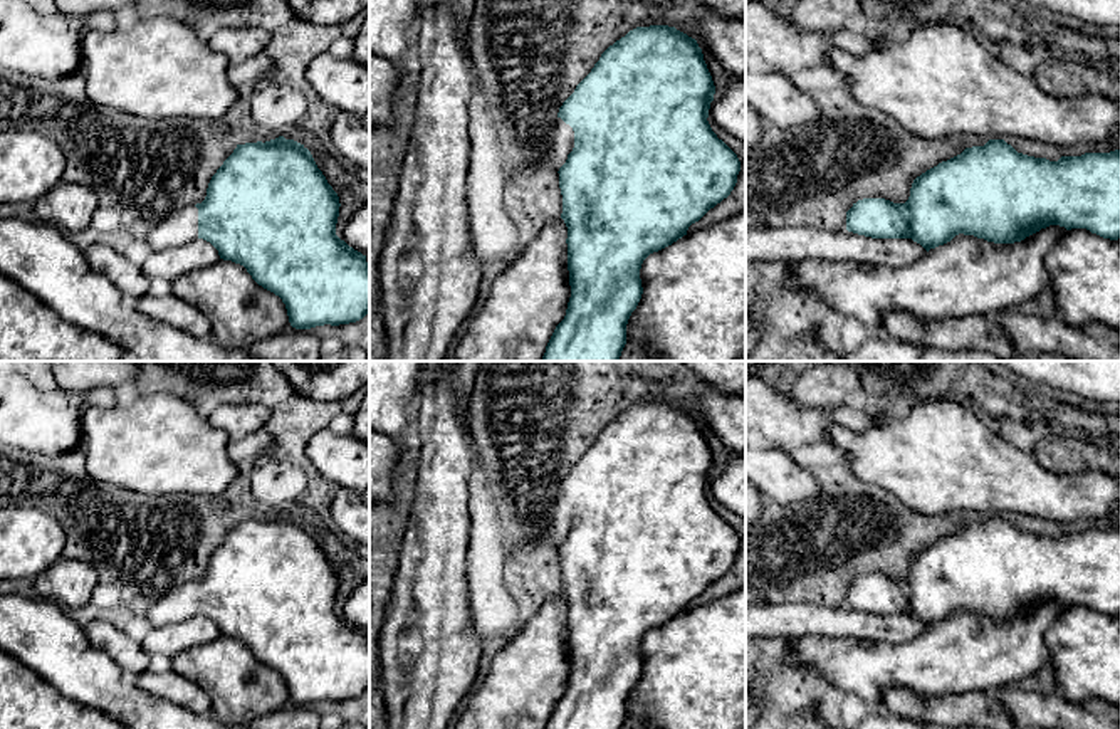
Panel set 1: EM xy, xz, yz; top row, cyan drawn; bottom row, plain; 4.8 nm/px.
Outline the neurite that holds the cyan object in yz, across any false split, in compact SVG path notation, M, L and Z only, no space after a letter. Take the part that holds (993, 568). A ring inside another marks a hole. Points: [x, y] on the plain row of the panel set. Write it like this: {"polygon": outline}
{"polygon": "M989 516L917 553L905 580L863 574L846 588L848 608L871 615L912 615L927 628L959 610L1014 620L1049 601L1120 615L1120 526L1049 538L1018 529L1004 516Z"}

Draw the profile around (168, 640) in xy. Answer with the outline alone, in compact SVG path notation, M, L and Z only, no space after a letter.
M203 615L151 628L141 647L149 657L171 658L173 670L195 682L208 695L210 712L223 724L247 726L290 702L282 675L259 662L243 642L223 637L218 627Z

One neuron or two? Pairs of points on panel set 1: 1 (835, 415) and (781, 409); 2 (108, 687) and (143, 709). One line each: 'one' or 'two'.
1: one
2: one

